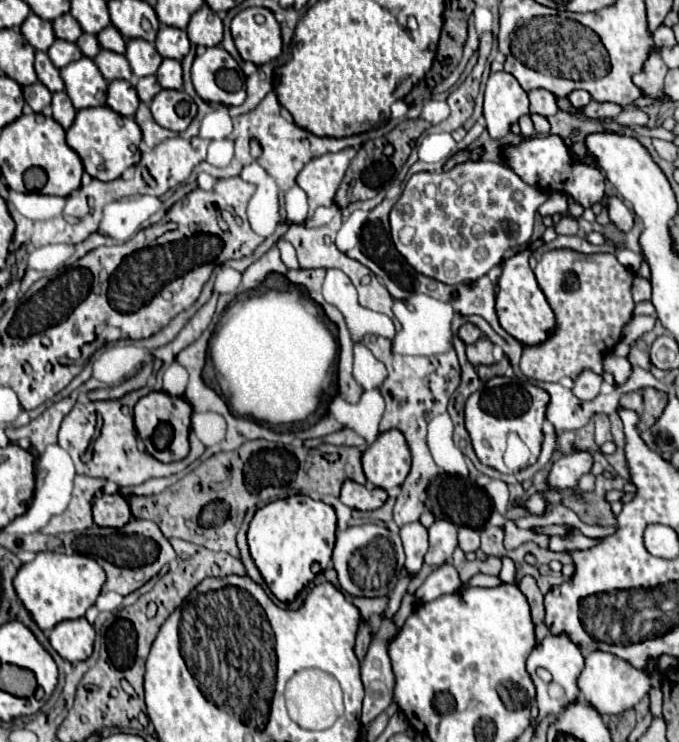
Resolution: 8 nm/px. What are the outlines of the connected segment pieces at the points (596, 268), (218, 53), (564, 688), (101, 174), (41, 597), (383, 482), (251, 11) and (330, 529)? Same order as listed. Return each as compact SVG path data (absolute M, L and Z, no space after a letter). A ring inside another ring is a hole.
M550 250L544 252L534 268L536 280L540 290L544 292L550 308L556 314L556 332L552 338L541 346L524 346L520 368L528 378L542 380L542 382L558 382L564 376L580 376L584 370L592 370L596 374L604 372L602 360L604 354L610 352L622 338L622 328L632 318L634 300L632 300L632 280L634 274L624 268L614 254L580 254L574 250Z
M222 46L206 48L204 54L198 54L192 64L192 82L202 100L220 102L226 106L240 106L246 100L246 92L226 92L218 84L218 74L220 70L228 68L228 58L232 56Z
M548 634L542 642L536 644L536 648L530 652L528 656L528 662L526 662L526 668L536 684L536 702L538 702L538 708L540 708L540 714L542 716L548 716L548 714L560 714L566 710L568 704L572 702L578 702L580 700L580 692L578 692L578 686L576 686L576 678L578 674L582 672L584 668L584 656L580 652L580 648L570 640L568 634ZM538 668L546 668L550 670L552 674L552 682L550 684L542 684L542 680L538 678L536 670Z
M108 106L78 110L74 124L66 130L66 142L82 158L84 170L92 178L98 178L102 182L120 178L124 170L140 162L140 148L138 148L140 140L142 140L142 132L138 124L132 118L124 118L116 114Z
M38 552L30 564L20 566L18 574L14 576L14 590L38 628L42 632L48 632L64 620L82 618L86 610L96 602L104 580L104 570L96 564L96 560L88 556Z
M398 430L382 432L362 454L362 468L374 486L390 490L400 486L410 472L410 450Z
M246 8L238 12L232 20L232 38L242 60L250 60L256 66L268 64L282 54L280 24L266 8ZM256 14L262 14L266 22L256 24Z
M292 496L286 500L270 502L260 508L248 528L250 556L260 570L270 592L280 602L292 602L314 580L310 570L312 562L320 562L326 570L336 532L336 512L332 506L312 500L308 496Z

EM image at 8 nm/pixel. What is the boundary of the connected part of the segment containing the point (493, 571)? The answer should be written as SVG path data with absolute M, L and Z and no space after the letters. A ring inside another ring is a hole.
M488 556L486 562L472 562L474 564L474 572L484 572L484 574L490 574L490 576L498 576L500 574L500 558L496 556Z

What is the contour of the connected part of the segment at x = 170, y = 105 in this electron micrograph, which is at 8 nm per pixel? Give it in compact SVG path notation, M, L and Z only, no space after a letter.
M160 90L154 100L150 102L150 110L154 120L168 130L174 132L184 132L192 118L190 118L190 110L188 110L188 100L186 92L182 90Z

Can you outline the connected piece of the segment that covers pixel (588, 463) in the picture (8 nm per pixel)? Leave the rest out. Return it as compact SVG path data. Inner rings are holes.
M572 448L568 454L560 456L552 464L550 472L546 474L546 484L556 492L566 492L566 490L574 492L580 476L588 474L590 468L592 468L592 454L586 450Z

